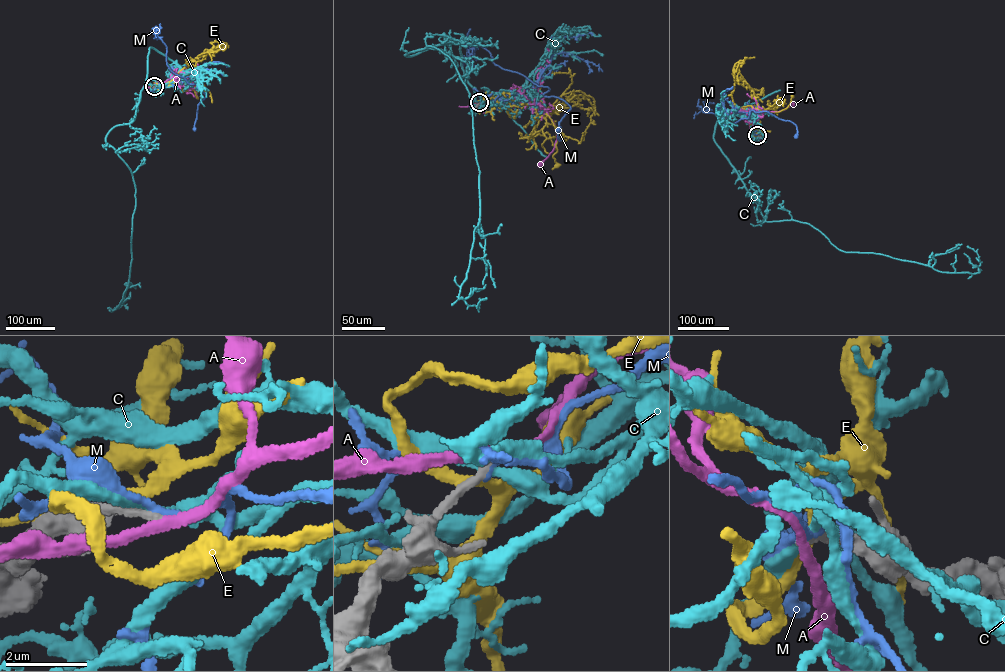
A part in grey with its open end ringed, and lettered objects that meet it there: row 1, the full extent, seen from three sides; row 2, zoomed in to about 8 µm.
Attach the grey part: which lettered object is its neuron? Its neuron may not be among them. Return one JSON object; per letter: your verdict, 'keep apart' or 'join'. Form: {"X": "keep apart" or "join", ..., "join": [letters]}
{"A": "keep apart", "C": "keep apart", "E": "keep apart", "M": "keep apart", "join": []}

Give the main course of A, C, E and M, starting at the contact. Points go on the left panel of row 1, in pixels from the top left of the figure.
A: (154, 87), (184, 68), (192, 76), (197, 98), (187, 92)
C: (154, 86), (181, 68), (151, 47), (135, 118), (105, 138), (135, 188), (128, 282), (111, 312), (126, 288)
E: (154, 86), (171, 81), (185, 68), (192, 75), (198, 98), (195, 94), (198, 90)
M: (154, 86), (175, 79), (194, 80), (206, 95), (198, 105), (194, 129)

